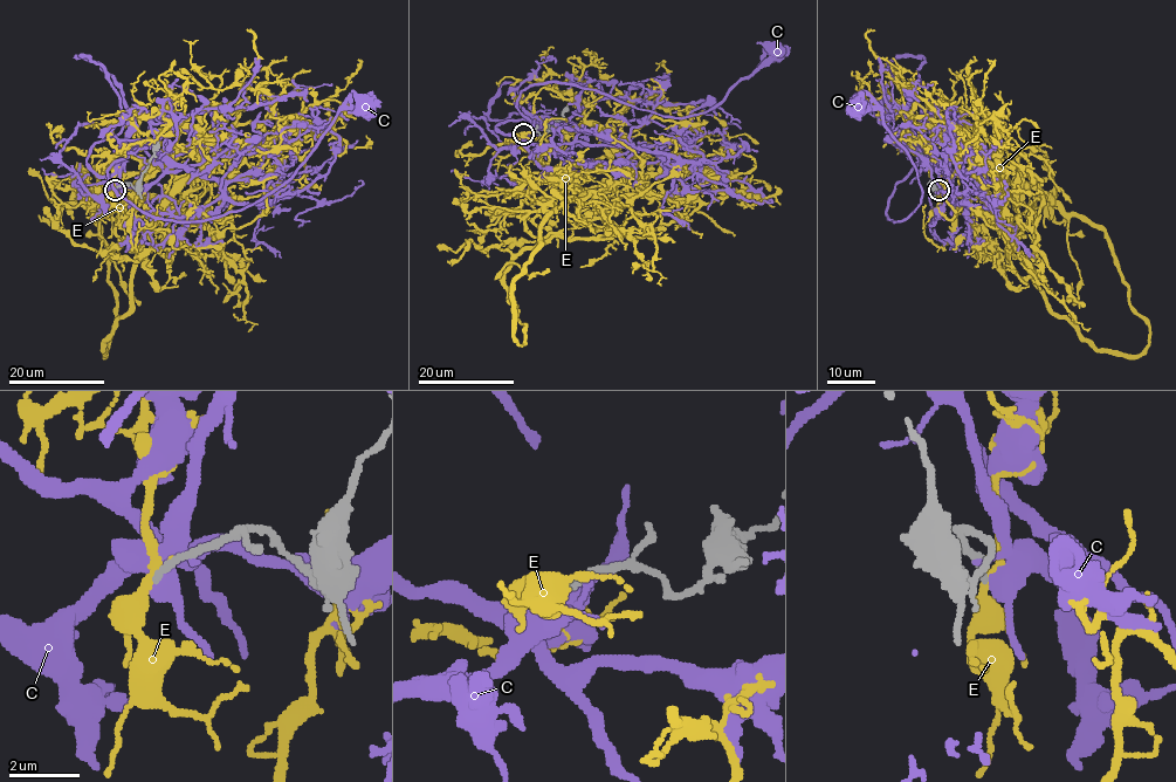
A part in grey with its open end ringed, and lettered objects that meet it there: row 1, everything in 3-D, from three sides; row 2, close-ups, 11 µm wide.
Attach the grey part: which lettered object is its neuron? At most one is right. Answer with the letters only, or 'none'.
none

